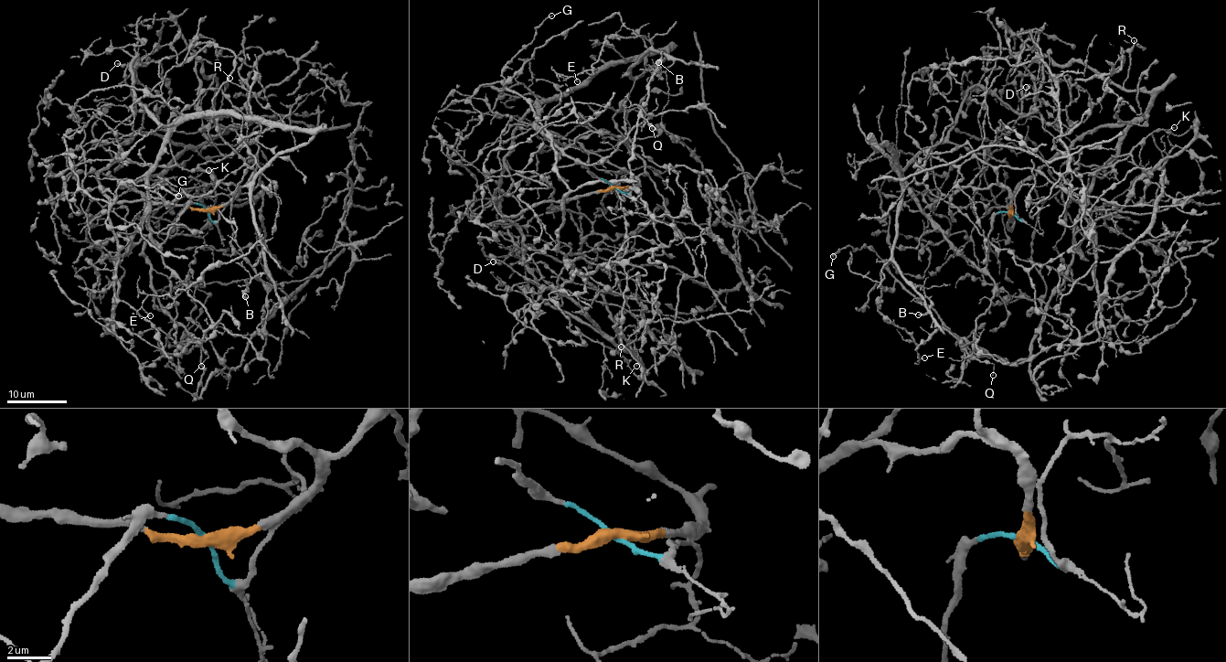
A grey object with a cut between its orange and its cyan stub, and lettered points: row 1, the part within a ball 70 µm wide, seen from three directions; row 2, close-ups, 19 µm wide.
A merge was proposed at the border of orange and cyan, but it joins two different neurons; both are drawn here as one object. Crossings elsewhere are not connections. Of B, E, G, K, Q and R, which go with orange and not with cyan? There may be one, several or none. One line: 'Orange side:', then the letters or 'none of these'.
Orange side: G, K, Q, R

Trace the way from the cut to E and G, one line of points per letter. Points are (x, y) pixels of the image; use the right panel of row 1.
E: (1009, 212), (994, 217), (980, 269), (922, 208), (896, 153), (877, 143), (901, 194), (877, 306), (924, 358)
G: (1009, 212), (1010, 230), (1014, 192), (1082, 134), (1128, 123), (1027, 358), (960, 338), (864, 246), (832, 256)

